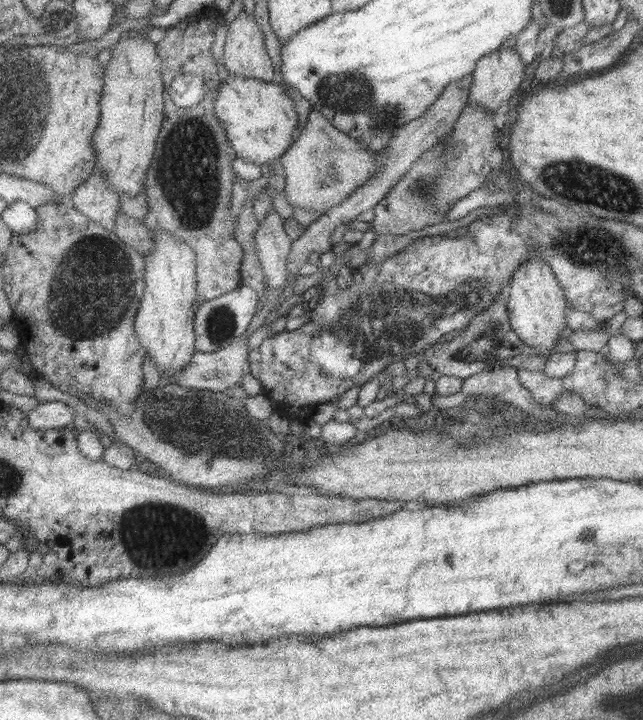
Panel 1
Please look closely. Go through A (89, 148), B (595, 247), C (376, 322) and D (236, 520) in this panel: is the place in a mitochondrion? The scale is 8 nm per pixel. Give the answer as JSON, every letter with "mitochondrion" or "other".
{"A":"other","B":"mitochondrion","C":"mitochondrion","D":"other"}

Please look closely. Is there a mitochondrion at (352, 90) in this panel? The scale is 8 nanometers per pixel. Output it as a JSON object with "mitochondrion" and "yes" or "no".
{"mitochondrion":"yes"}

